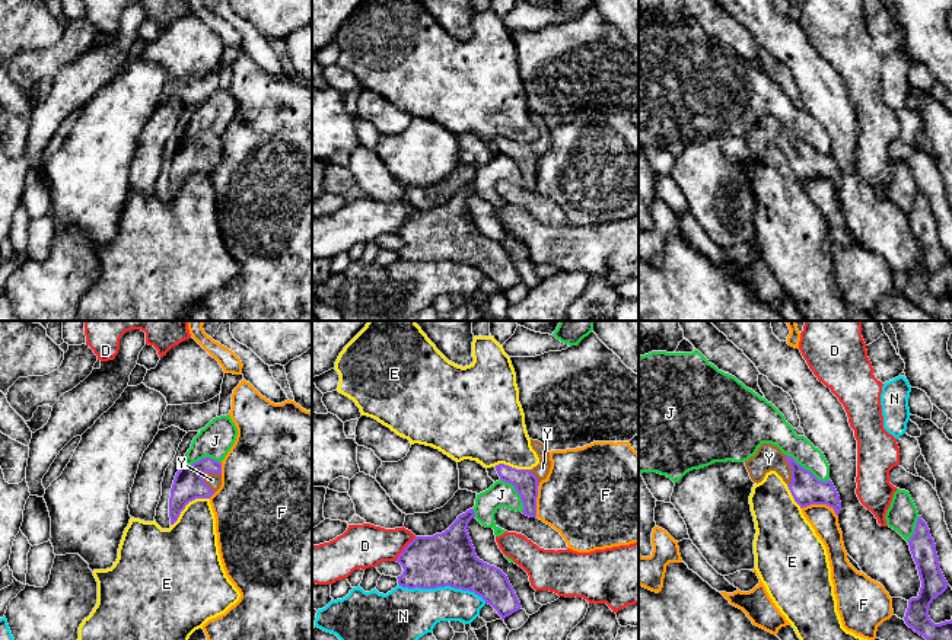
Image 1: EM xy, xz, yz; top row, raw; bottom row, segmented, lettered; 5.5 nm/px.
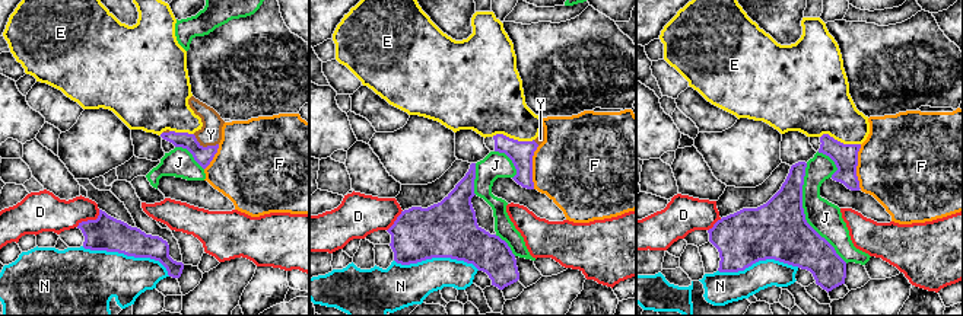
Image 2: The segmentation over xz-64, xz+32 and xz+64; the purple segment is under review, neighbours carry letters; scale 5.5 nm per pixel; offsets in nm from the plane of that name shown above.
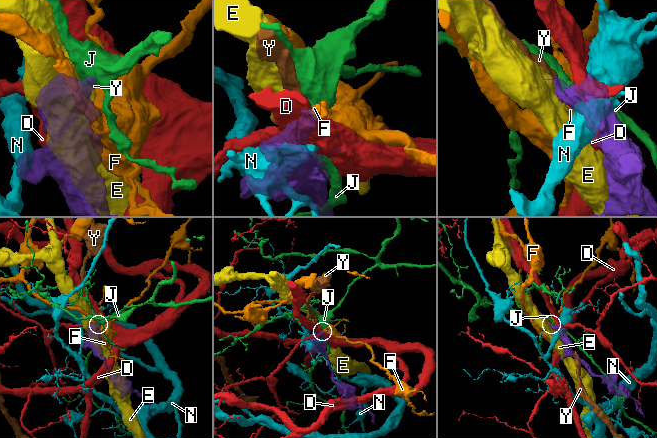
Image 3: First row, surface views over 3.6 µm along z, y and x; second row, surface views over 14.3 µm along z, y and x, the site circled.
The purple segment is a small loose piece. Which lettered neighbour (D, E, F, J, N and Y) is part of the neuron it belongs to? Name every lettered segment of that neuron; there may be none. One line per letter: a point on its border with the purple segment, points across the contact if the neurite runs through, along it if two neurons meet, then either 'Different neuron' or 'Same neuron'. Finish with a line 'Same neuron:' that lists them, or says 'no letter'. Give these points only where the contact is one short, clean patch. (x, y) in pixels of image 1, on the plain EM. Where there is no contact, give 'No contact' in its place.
D: Touches purple at xz (404, 222). Different neuron
E: Touches purple at xy (187, 177). Different neuron
F: Touches purple at yz (821, 177). Different neuron
J: Touches purple at yz (806, 143). Different neuron
N: Touches purple at xz (442, 260). Different neuron
Y: Touches purple at xy (203, 155). Path across: xy (188, 158), (203, 155), (212, 153). Same neuron
Same neuron: Y

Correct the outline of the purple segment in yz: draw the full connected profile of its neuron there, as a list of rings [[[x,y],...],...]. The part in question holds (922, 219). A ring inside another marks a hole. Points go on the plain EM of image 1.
[[[921,190],[917,192],[908,219],[917,238],[921,261],[918,270],[908,274],[904,294],[935,321],[952,321],[952,293],[935,297],[929,290],[930,277],[942,268],[949,258],[940,243],[935,213]]]

